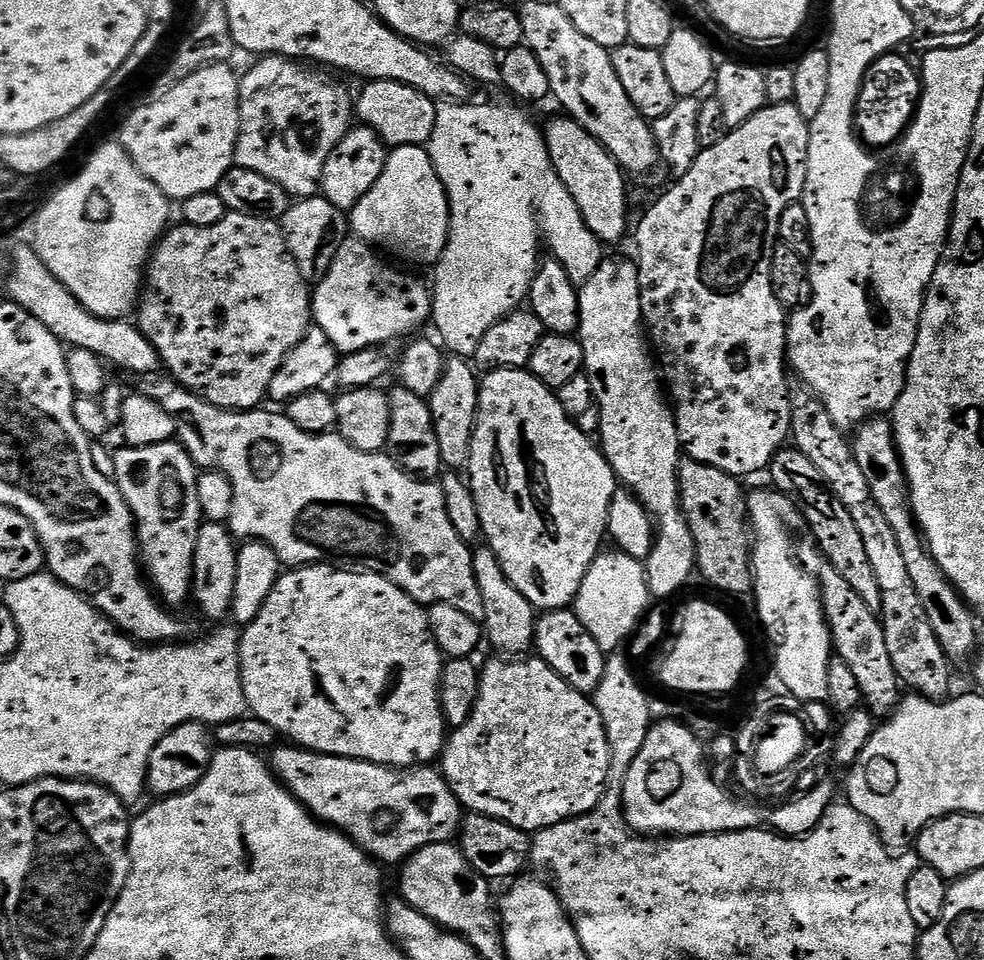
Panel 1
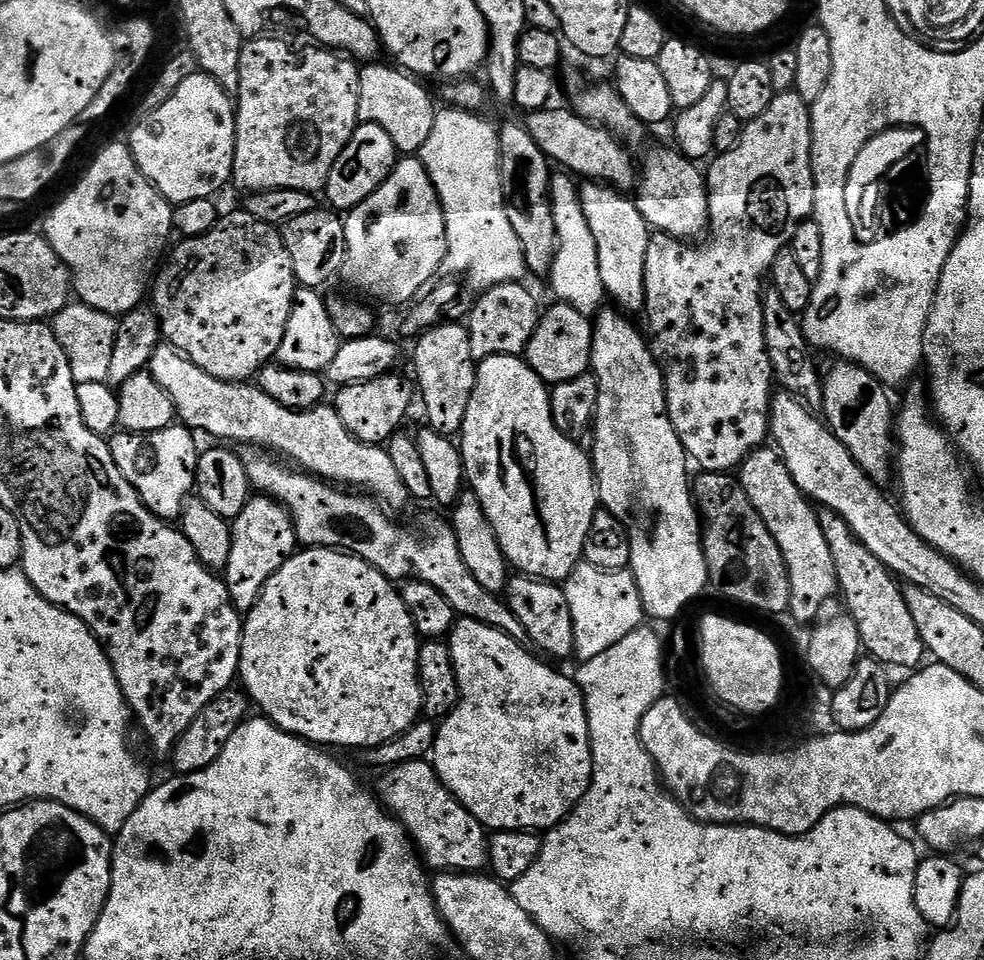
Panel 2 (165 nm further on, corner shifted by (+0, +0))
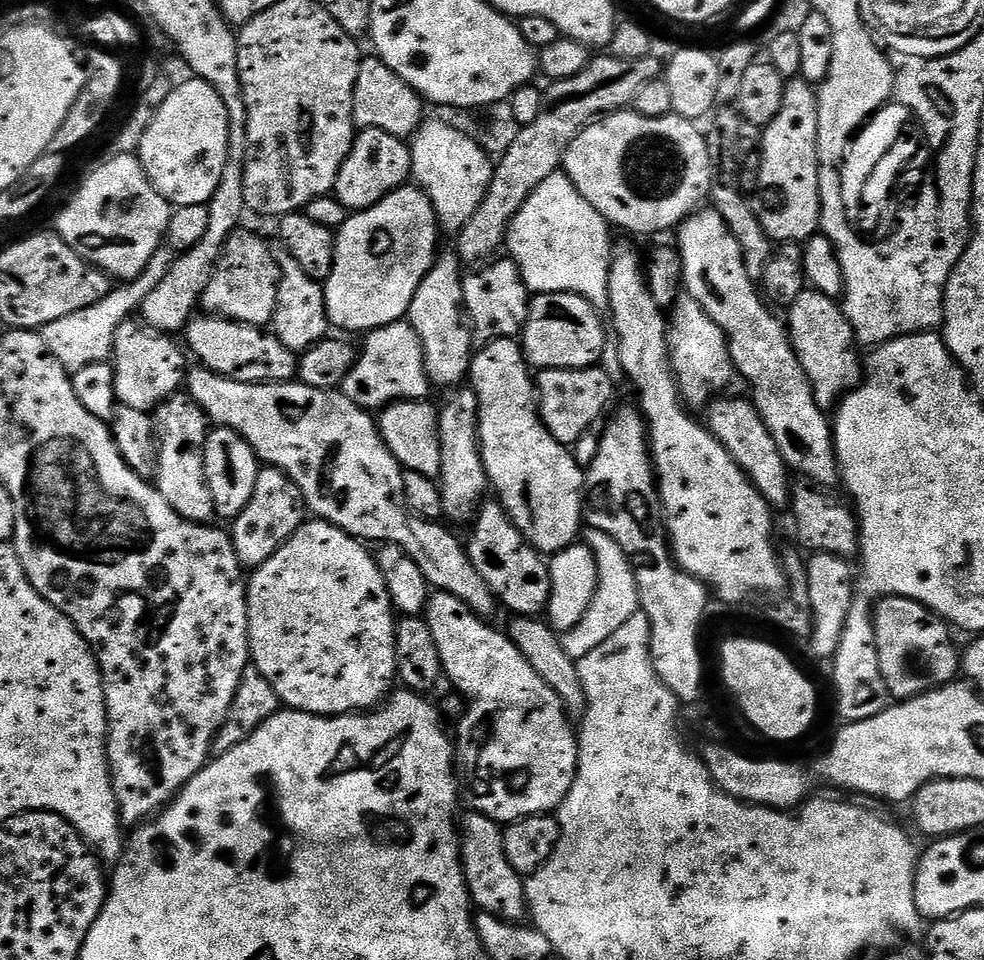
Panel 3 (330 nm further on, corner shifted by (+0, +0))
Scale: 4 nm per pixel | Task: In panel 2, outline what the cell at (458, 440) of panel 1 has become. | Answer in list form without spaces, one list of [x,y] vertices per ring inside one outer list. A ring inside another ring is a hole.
[[[449,322],[421,332],[416,344],[416,384],[418,396],[424,399],[427,427],[444,436],[455,437],[464,425],[466,406],[474,394],[477,361],[470,354],[470,334],[463,323]]]

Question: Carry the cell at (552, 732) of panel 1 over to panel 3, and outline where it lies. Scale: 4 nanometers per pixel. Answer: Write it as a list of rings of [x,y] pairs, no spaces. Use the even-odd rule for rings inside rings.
[[[433,591],[432,597],[428,600],[426,619],[430,630],[434,630],[434,642],[438,645],[438,654],[442,658],[446,680],[449,680],[468,699],[468,713],[460,720],[460,737],[458,735],[455,737],[454,747],[456,750],[456,771],[462,781],[462,788],[467,799],[468,796],[472,799],[473,805],[471,807],[501,826],[507,826],[526,816],[555,813],[559,809],[560,803],[566,798],[566,794],[570,794],[570,786],[574,786],[576,767],[578,766],[578,750],[580,749],[577,729],[568,713],[564,711],[564,704],[558,698],[558,694],[554,694],[554,690],[550,690],[550,686],[546,686],[546,682],[542,682],[542,678],[538,678],[538,670],[534,670],[534,666],[518,650],[518,646],[507,634],[501,629],[499,632],[498,629],[491,628],[488,625],[491,623],[485,622],[481,617],[468,611],[465,604],[458,602],[458,598],[454,598],[454,594]]]

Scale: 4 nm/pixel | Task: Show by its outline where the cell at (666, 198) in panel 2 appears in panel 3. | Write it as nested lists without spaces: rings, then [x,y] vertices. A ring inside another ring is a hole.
[[[711,206],[701,207],[692,213],[678,229],[680,244],[680,267],[682,269],[682,288],[691,299],[697,300],[706,310],[706,314],[724,331],[728,337],[728,349],[732,354],[732,364],[737,373],[752,387],[750,393],[760,416],[766,422],[782,458],[788,463],[793,473],[801,472],[813,485],[828,486],[837,483],[838,465],[836,462],[836,446],[834,428],[829,417],[814,402],[814,394],[810,382],[806,378],[806,370],[802,370],[802,362],[798,362],[796,351],[792,348],[792,339],[788,337],[785,321],[775,316],[777,313],[766,303],[765,297],[758,291],[757,285],[746,270],[746,262],[742,258],[742,246],[738,246],[738,238],[726,226],[726,222]]]

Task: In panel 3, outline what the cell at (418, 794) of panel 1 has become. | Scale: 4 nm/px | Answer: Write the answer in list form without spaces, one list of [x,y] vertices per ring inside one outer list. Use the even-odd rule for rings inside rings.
[[[478,811],[462,824],[460,861],[464,864],[464,877],[472,894],[472,903],[480,912],[498,917],[508,924],[519,924],[529,915],[528,895],[524,889],[525,877],[519,876],[506,858],[504,828]]]

